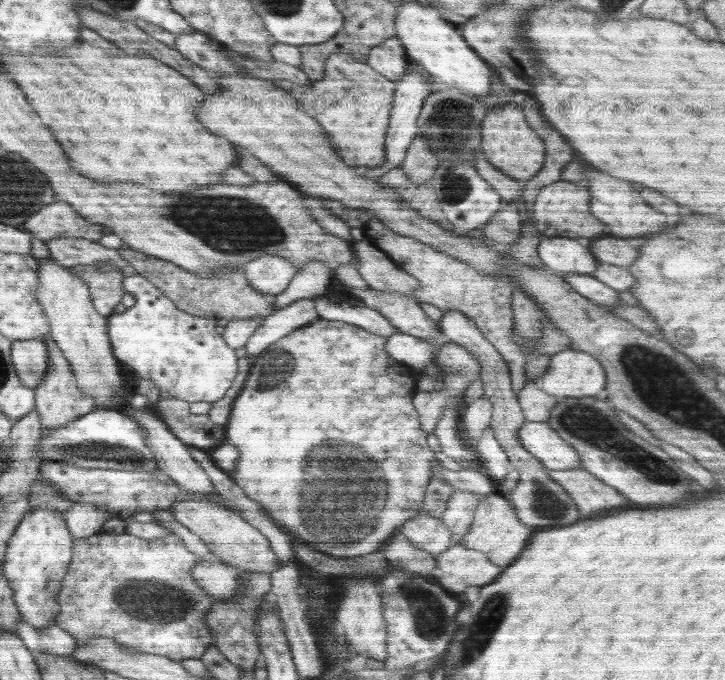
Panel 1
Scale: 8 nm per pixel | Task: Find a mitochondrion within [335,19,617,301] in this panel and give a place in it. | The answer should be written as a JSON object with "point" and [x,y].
{"point":[450,121]}

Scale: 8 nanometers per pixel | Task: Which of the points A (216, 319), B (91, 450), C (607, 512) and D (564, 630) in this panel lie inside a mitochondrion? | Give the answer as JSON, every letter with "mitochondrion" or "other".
{"A":"other","B":"mitochondrion","C":"other","D":"other"}

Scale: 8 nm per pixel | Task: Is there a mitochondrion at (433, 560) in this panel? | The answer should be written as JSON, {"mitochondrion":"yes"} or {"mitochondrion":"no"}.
{"mitochondrion":"no"}

